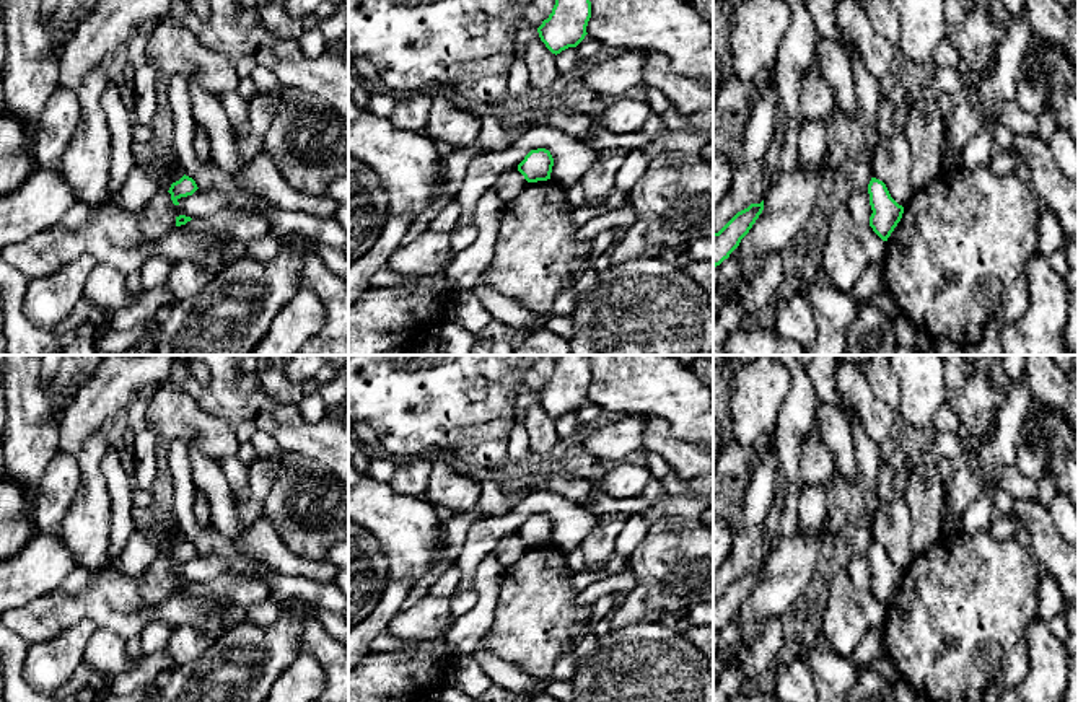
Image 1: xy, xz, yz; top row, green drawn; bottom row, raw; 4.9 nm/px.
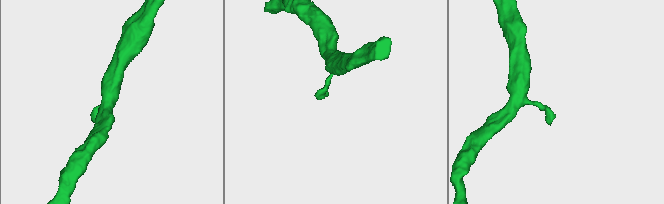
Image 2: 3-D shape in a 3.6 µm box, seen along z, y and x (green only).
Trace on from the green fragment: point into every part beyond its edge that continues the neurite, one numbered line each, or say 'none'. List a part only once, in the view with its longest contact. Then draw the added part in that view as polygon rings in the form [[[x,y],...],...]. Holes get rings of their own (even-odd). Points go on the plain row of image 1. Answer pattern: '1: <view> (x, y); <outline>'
none

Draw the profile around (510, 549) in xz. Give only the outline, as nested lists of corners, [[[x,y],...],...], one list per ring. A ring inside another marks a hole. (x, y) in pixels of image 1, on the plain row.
[[[513,533],[498,542],[498,546],[495,547],[495,555],[498,564],[503,568],[508,568],[521,559],[526,549],[528,546],[524,544],[524,541],[518,536],[518,533]]]

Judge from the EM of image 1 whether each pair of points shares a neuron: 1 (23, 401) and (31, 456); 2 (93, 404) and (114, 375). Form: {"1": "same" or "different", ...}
{"1": "same", "2": "same"}

